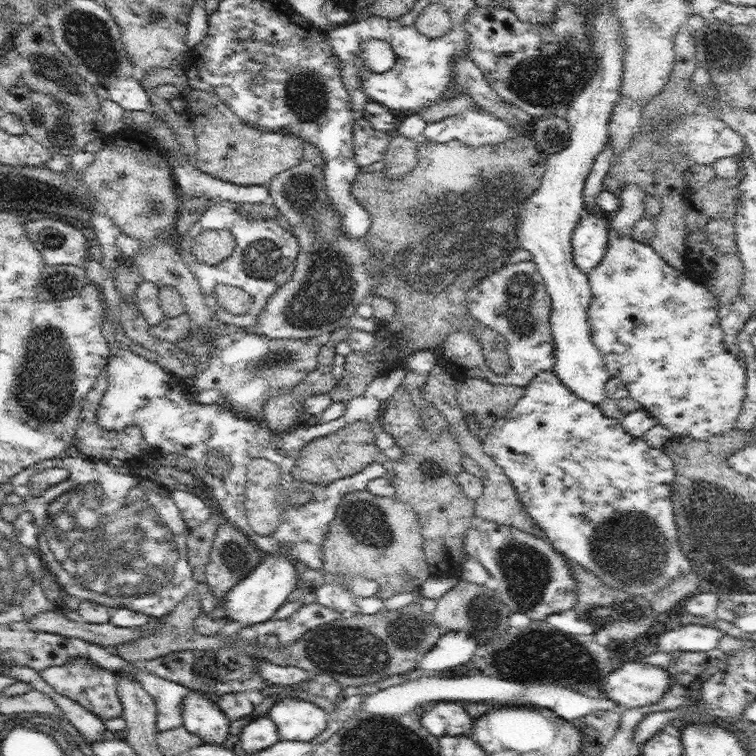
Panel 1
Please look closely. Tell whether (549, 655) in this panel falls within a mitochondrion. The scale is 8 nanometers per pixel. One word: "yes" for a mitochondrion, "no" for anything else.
yes

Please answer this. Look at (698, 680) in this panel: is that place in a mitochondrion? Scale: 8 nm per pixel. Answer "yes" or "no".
no

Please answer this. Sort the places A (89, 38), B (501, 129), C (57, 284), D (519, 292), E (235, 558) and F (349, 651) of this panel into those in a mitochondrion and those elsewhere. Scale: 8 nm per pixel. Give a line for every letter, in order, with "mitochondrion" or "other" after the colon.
A: mitochondrion
B: other
C: mitochondrion
D: mitochondrion
E: mitochondrion
F: mitochondrion

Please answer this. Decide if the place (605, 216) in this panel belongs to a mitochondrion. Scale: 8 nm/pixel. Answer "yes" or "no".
no

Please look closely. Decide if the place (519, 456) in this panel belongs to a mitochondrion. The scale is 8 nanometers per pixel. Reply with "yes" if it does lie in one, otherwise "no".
no

